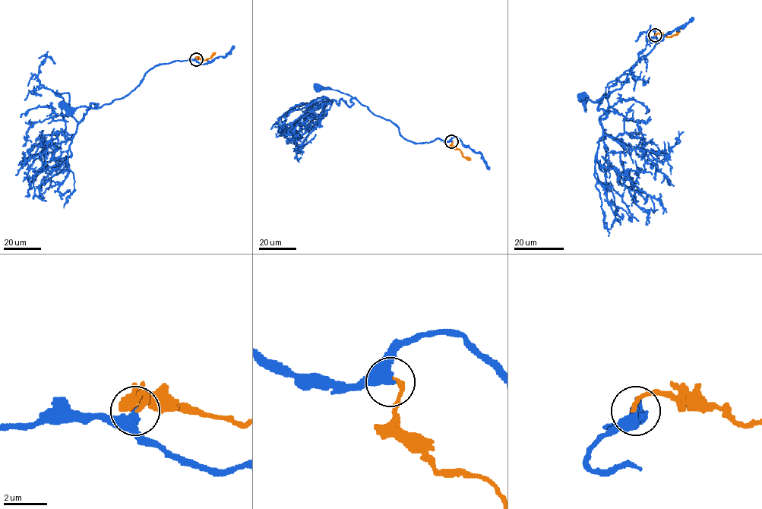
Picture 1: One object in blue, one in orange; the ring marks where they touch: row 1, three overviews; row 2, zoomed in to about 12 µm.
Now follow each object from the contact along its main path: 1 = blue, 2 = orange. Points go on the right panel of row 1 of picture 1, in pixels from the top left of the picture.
1: (655, 35), (651, 37), (658, 42), (634, 65), (620, 89), (596, 102), (587, 99), (583, 102), (583, 98)
2: (655, 35), (675, 35), (681, 26)

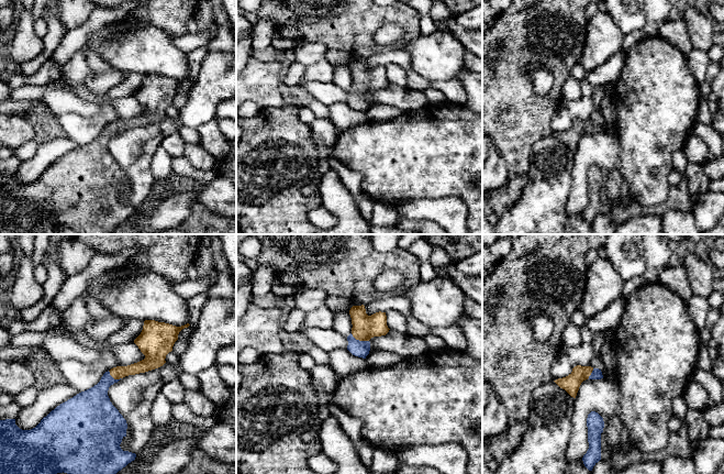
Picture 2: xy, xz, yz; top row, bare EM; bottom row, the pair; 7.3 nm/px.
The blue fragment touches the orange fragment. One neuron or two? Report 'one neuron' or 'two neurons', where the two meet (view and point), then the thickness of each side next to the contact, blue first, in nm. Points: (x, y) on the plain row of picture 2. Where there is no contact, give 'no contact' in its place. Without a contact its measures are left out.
one neuron; meets blue in xz at (358, 94); 120 nm thick on the blue side, 180 nm on the other

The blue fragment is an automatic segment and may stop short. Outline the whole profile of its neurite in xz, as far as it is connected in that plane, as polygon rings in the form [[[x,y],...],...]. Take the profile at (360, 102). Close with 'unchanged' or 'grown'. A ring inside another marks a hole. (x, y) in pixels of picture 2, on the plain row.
[[[353,59],[349,64],[352,87],[347,90],[347,103],[355,110],[366,112],[370,104],[369,93],[389,86],[386,66],[366,67],[365,59]]]; grown

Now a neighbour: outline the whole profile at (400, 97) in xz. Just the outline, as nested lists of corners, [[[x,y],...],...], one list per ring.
[[[389,84],[386,89],[374,90],[369,93],[370,107],[390,106],[401,111],[411,111],[421,109],[430,103],[425,93],[416,92],[408,89],[405,86],[396,86]]]

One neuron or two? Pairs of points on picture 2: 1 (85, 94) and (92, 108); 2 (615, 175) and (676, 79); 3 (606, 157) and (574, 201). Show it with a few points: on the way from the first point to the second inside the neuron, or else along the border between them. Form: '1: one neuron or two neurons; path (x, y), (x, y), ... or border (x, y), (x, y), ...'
1: two neurons; border (71, 90), (81, 98), (100, 105)
2: two neurons; border (616, 168), (630, 193)
3: one neuron; path (592, 157), (579, 169), (579, 187)

